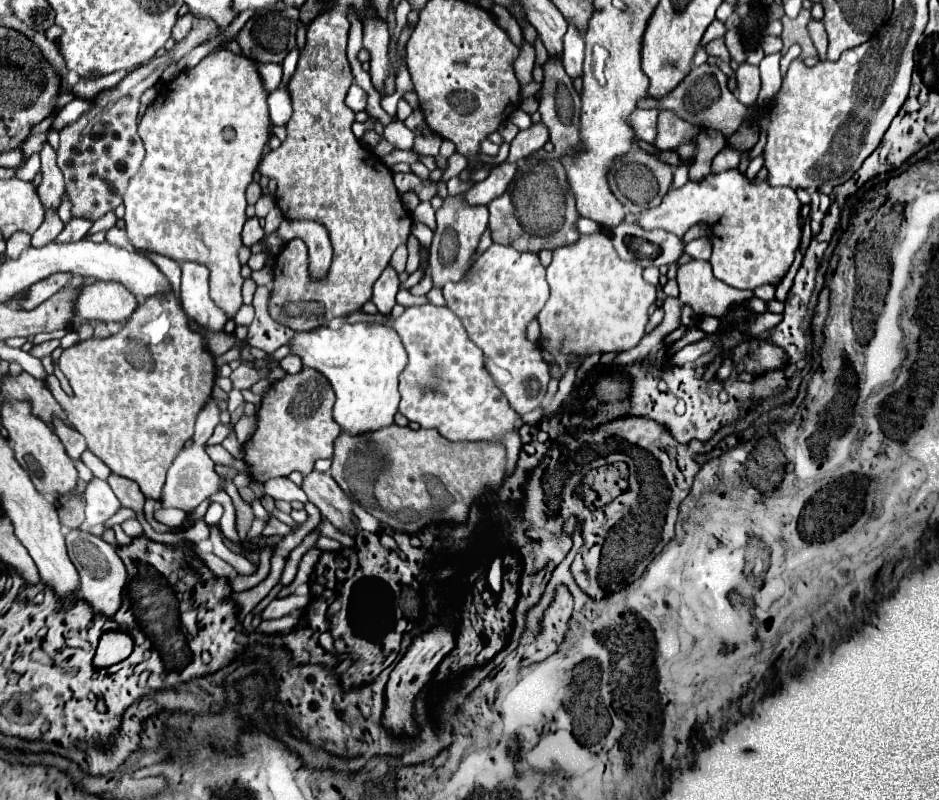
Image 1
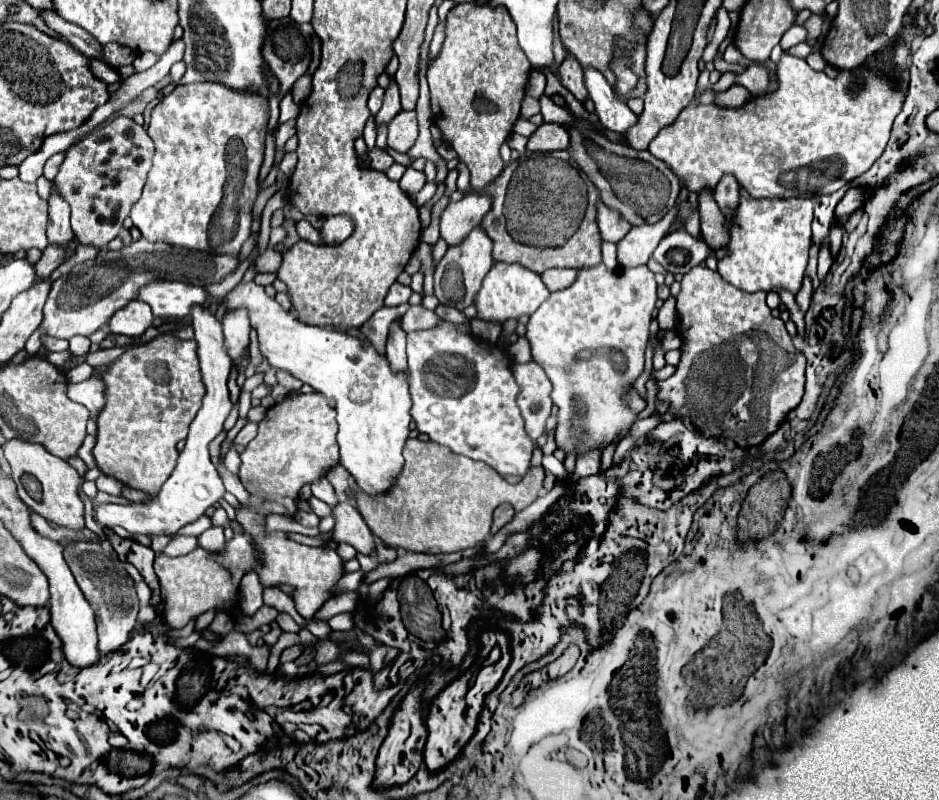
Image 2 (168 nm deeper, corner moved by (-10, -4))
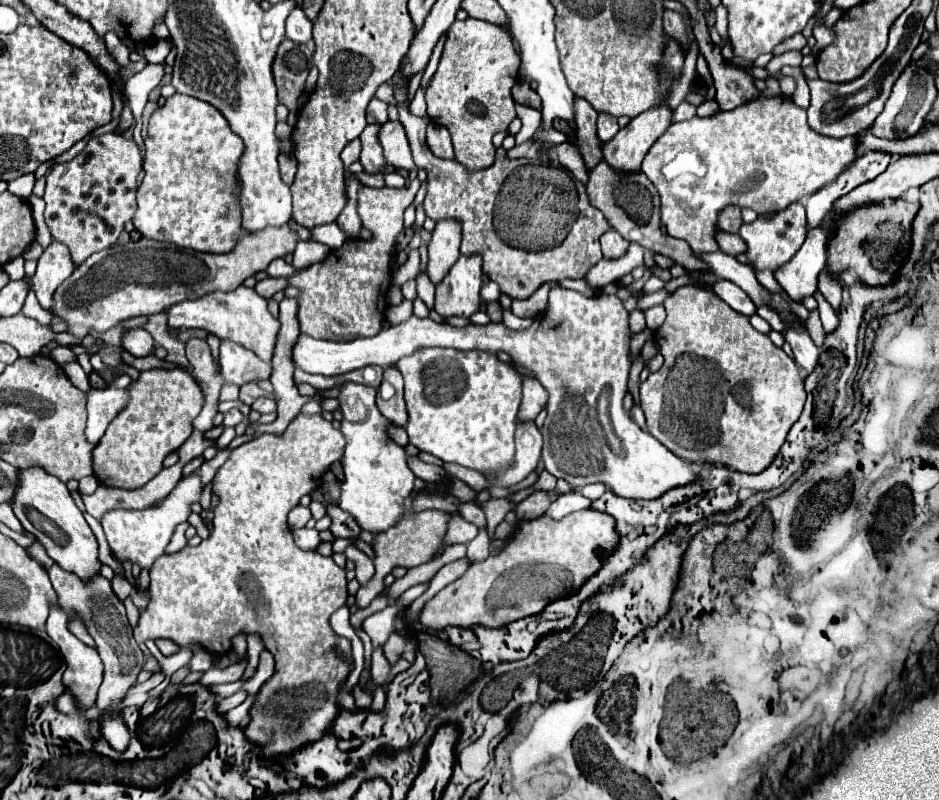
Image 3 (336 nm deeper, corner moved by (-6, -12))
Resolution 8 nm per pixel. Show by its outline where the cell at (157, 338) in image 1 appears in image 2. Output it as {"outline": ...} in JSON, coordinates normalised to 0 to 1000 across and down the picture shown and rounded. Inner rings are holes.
{"outline":[[[185,415],[168,418],[158,430],[136,435],[130,445],[126,445],[121,453],[113,458],[113,465],[106,465],[106,473],[111,478],[113,505],[102,520],[102,533],[104,533],[102,558],[100,558],[102,580],[113,595],[119,595],[130,605],[158,618],[158,625],[153,628],[162,628],[168,620],[168,613],[173,610],[177,598],[181,598],[181,593],[185,590],[190,575],[187,555],[192,550],[198,550],[202,528],[213,513],[215,498],[219,493],[215,465],[211,463],[209,428],[194,425],[185,420]]]}

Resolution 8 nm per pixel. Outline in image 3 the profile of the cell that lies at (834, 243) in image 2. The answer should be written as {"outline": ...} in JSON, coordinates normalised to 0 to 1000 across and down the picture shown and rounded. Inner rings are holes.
{"outline":[[[880,338],[873,343],[873,353],[871,353],[871,363],[873,368],[880,373],[880,378],[888,385],[888,390],[892,393],[895,383],[897,383],[897,355],[886,345],[882,343]]]}

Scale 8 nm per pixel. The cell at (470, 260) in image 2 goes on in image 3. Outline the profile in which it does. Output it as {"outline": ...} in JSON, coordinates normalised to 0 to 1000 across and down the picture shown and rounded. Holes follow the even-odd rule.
{"outline":[[[490,320],[475,348],[464,358],[462,388],[471,398],[492,395],[501,398],[511,385],[513,358],[513,323]]]}

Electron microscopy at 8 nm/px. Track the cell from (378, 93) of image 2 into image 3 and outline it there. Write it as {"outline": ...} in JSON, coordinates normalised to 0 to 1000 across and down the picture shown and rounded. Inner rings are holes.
{"outline":[[[396,123],[392,130],[390,150],[392,150],[392,155],[409,155],[413,150],[413,130],[403,123]]]}

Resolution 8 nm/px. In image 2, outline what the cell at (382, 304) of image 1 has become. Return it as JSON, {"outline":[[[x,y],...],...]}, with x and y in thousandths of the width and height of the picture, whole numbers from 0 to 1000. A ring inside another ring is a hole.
{"outline":[[[422,398],[415,408],[411,445],[420,463],[432,463],[432,415],[428,413],[428,398]]]}

